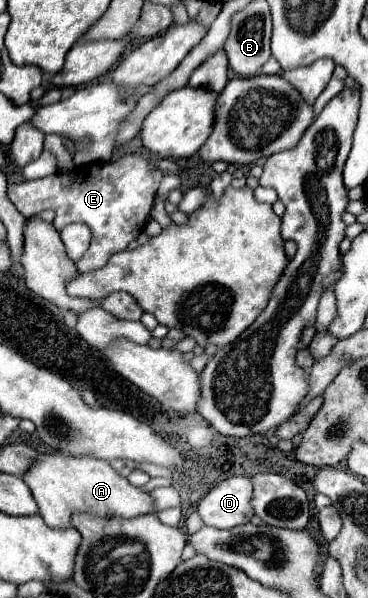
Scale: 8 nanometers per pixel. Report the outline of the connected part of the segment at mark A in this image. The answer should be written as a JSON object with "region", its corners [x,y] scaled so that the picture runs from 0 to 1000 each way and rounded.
{"region":[[[109,761],[98,774],[65,791],[65,808],[76,808],[98,841],[103,858],[136,881],[179,885],[196,881],[190,865],[201,858],[255,858],[277,868],[326,865],[359,868],[375,861],[418,858],[418,834],[380,814],[364,814],[348,801],[321,794],[293,771],[250,764],[185,768],[185,761]]]}

